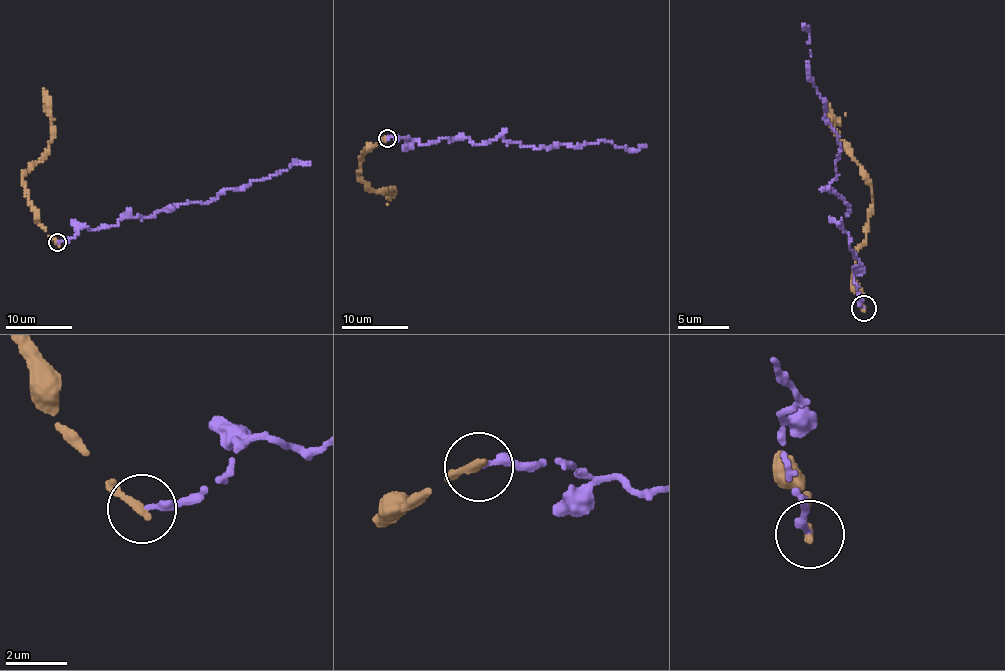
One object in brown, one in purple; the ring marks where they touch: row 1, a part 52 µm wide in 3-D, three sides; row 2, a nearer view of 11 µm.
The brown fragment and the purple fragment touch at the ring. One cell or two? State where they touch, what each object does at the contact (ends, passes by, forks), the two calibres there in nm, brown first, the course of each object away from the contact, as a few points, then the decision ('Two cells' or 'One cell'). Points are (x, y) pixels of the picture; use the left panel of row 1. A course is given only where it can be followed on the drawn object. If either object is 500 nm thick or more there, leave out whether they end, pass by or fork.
Place: (57, 242). At the ring brown ends. At the ring purple ends. Thickness 300 nm (brown) against 260 nm. Course of brown: (58, 242), (39, 224), (23, 180), (23, 173), (41, 157), (51, 141), (51, 121), (44, 89). Course of purple: (58, 242), (74, 237), (81, 227), (116, 225), (122, 219), (209, 202), (294, 163), (309, 164). Two cells

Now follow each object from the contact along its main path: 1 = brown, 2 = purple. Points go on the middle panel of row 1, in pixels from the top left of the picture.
1: (387, 139), (365, 150), (358, 174), (370, 189), (379, 192), (393, 189), (389, 198)
2: (387, 139), (428, 144), (464, 137), (485, 144), (501, 136), (541, 148), (606, 141), (630, 150), (645, 145)

